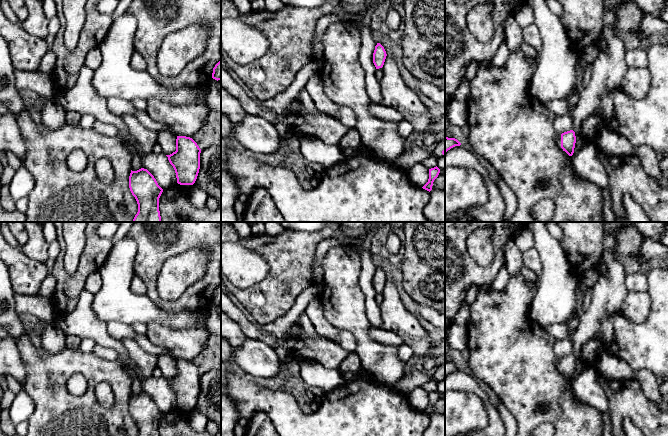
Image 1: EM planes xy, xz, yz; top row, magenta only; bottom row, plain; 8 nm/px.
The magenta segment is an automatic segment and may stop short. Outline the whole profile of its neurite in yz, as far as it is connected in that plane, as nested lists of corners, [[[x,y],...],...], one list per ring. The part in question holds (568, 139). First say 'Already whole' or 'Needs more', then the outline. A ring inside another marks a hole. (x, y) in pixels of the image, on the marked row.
Needs more. [[[573,130],[558,134],[557,142],[563,151],[565,151],[569,156],[573,155],[576,143],[576,136]]]

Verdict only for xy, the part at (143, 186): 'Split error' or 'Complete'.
Complete

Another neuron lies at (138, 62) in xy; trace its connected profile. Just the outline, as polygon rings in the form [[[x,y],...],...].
[[[134,51],[131,57],[131,65],[136,70],[146,70],[147,62],[142,55]]]

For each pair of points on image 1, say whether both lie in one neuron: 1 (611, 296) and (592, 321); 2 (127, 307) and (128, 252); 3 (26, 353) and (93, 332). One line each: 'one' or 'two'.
1: one
2: one
3: two

